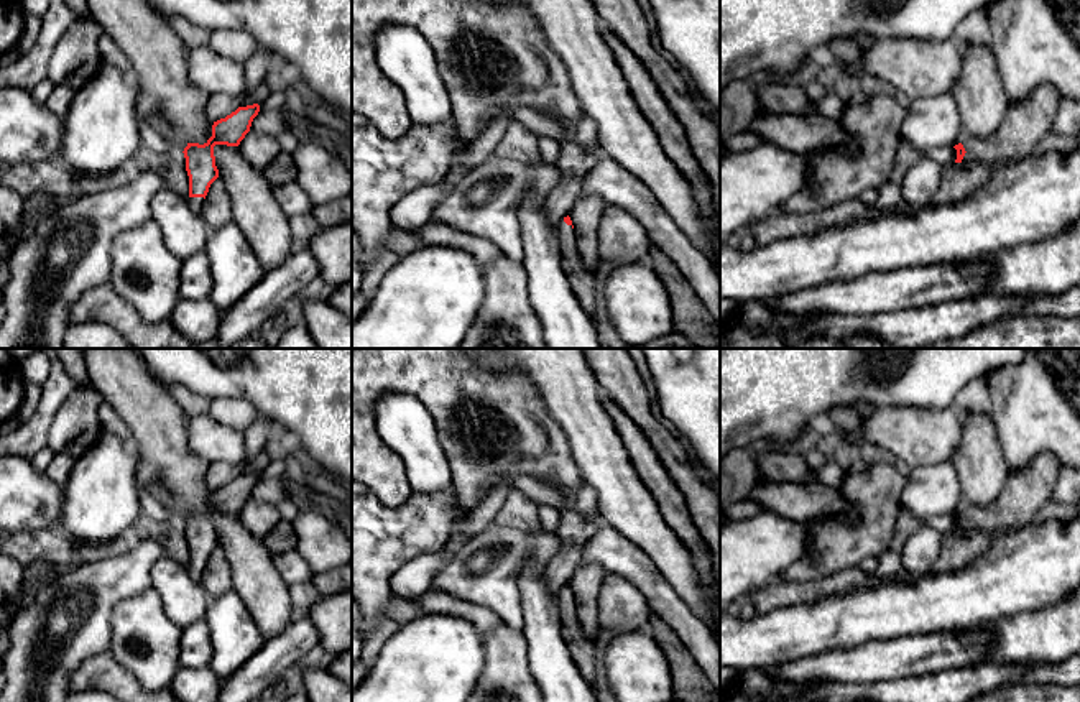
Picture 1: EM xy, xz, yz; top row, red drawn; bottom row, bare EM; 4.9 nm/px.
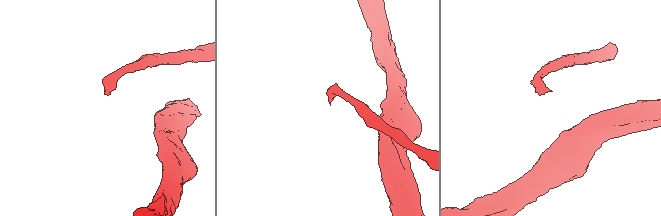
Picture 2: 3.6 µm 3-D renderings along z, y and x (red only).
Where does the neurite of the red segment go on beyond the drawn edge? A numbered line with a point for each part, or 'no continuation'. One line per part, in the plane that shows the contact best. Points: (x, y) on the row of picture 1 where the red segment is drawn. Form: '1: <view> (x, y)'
1: xy (196, 204)

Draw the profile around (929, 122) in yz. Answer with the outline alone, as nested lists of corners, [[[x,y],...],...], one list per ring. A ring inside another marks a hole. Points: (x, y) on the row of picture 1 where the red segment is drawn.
[[[952,92],[916,99],[906,110],[901,141],[907,141],[921,155],[955,146],[965,138],[957,99]]]

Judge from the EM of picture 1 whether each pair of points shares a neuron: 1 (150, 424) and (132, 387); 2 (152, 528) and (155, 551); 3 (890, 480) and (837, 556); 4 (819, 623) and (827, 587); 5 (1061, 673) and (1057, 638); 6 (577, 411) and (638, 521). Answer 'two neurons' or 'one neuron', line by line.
1: one neuron
2: two neurons
3: one neuron
4: two neurons
5: two neurons
6: one neuron

